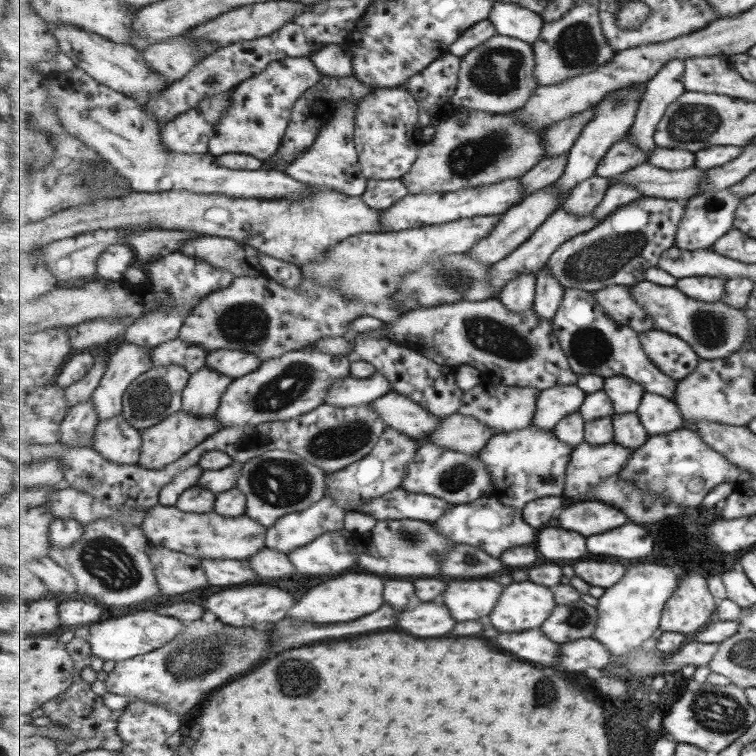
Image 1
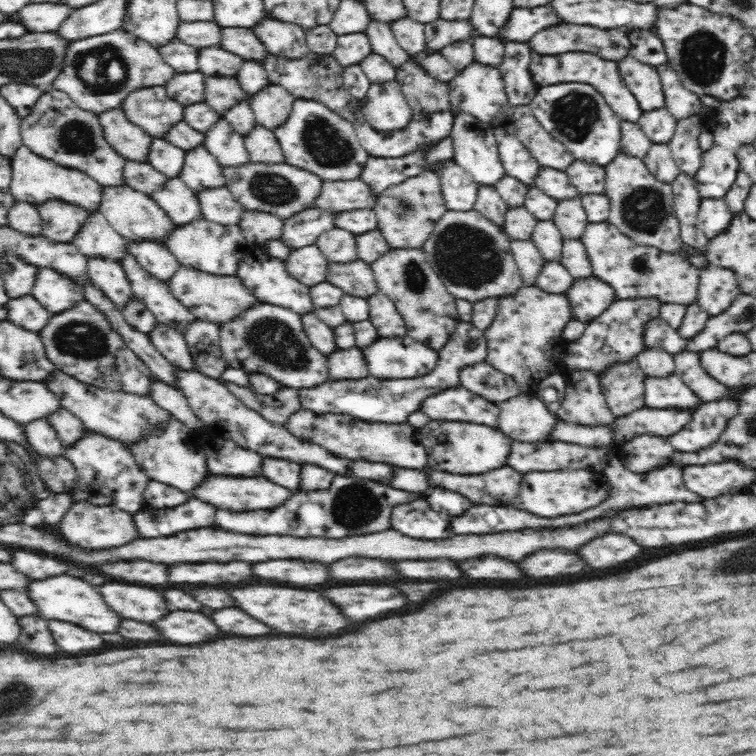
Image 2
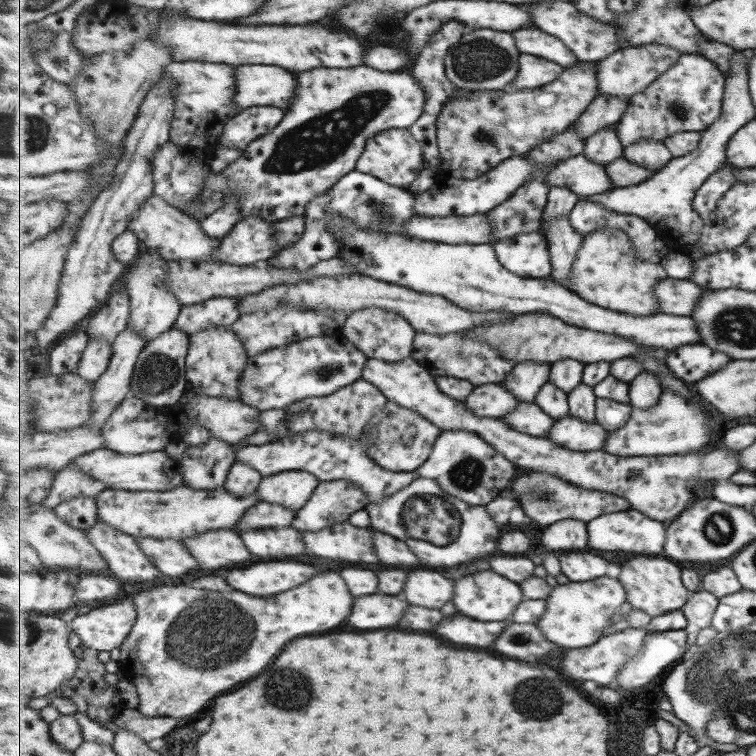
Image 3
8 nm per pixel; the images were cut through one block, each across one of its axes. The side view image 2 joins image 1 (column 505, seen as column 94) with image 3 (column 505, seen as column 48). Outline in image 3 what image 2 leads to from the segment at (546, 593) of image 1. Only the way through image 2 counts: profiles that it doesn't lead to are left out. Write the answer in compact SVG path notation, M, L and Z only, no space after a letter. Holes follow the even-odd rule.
M493 570L465 576L465 578L457 580L457 586L455 586L457 608L461 610L461 614L473 616L477 620L485 620L485 622L507 620L507 618L513 616L521 603L523 603L523 588L520 584Z

